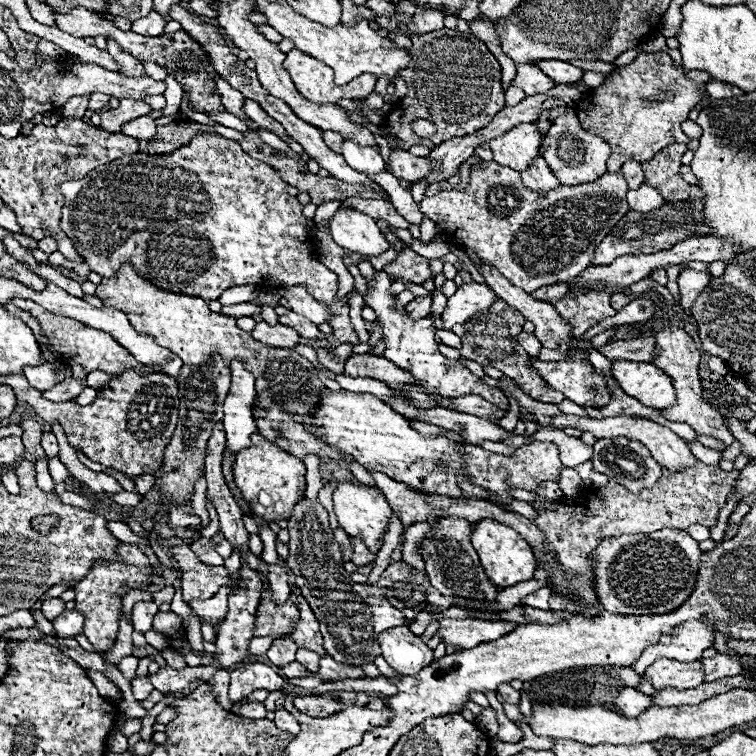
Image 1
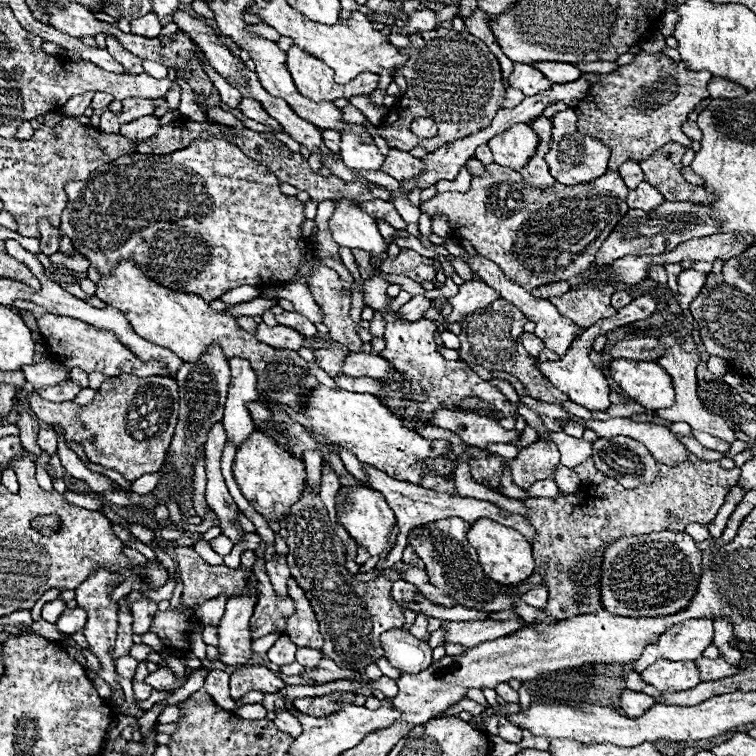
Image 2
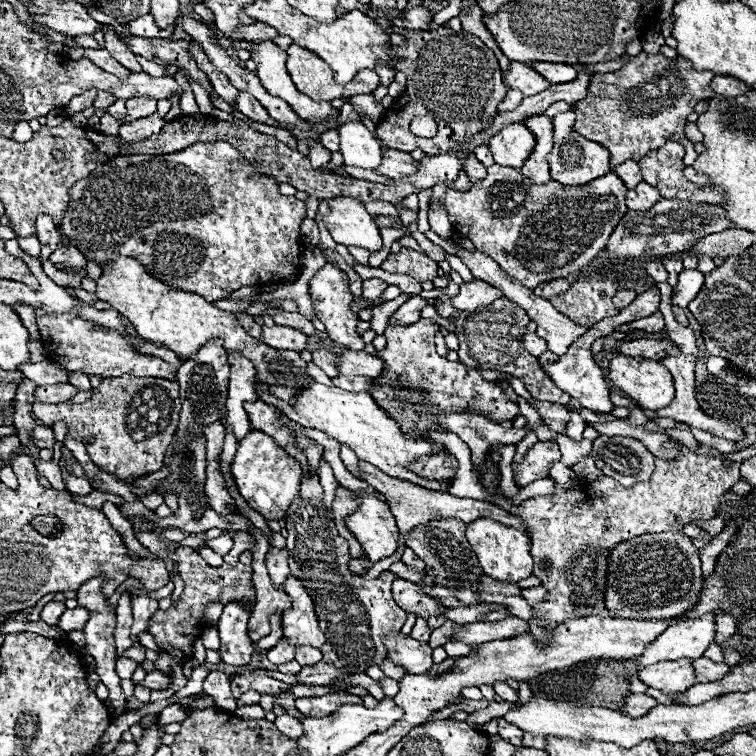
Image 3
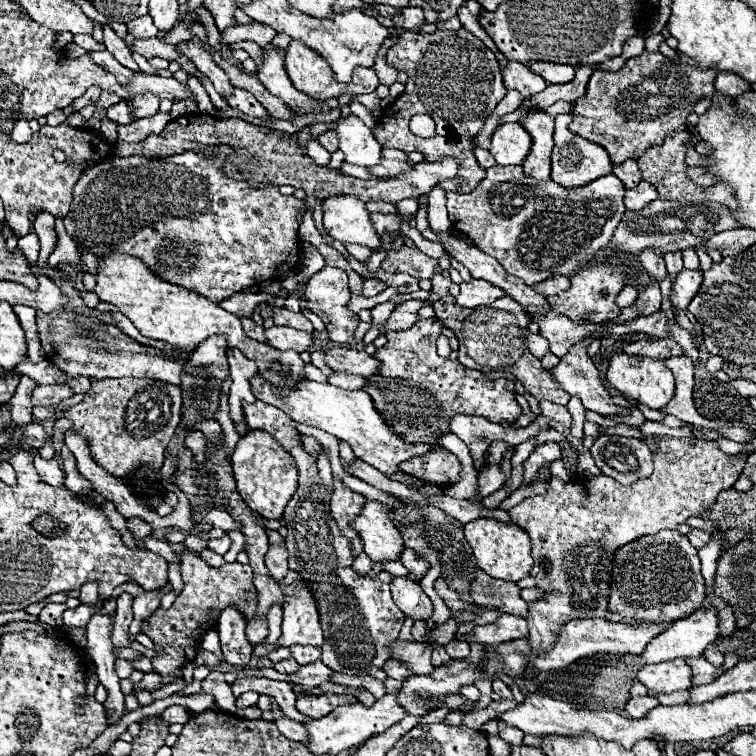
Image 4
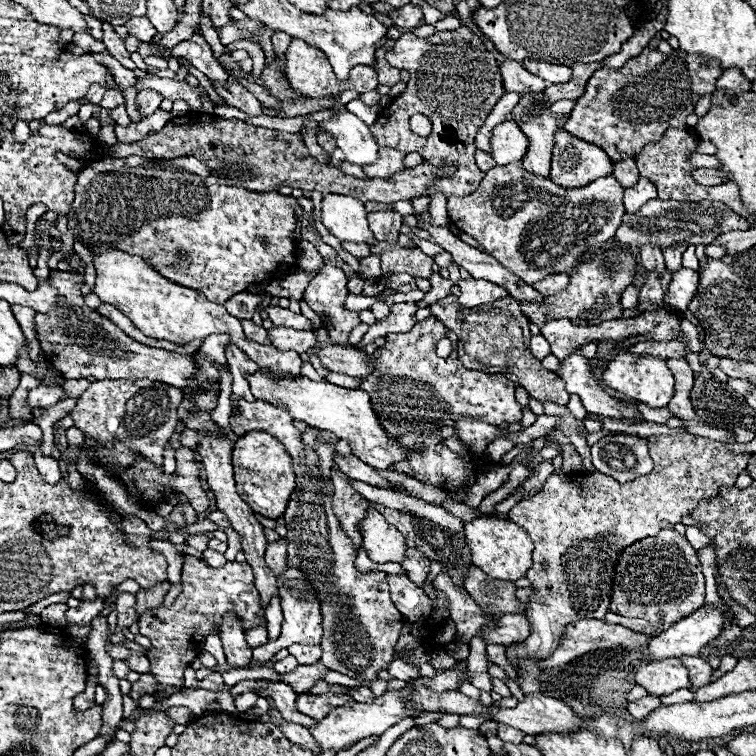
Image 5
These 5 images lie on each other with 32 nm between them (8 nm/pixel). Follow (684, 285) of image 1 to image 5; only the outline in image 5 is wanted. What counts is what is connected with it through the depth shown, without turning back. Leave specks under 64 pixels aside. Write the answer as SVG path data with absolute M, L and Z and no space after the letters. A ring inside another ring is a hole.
M680 268L672 274L672 280L664 292L664 304L668 304L676 312L684 312L696 294L698 288L698 272Z

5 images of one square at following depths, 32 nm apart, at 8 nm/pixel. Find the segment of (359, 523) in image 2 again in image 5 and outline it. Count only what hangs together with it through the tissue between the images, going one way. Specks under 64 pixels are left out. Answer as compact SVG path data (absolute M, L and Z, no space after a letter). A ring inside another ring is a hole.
M372 506L368 508L368 518L360 522L362 526L362 544L370 556L370 560L378 564L386 562L402 562L406 556L406 540L404 536L384 520L380 512Z

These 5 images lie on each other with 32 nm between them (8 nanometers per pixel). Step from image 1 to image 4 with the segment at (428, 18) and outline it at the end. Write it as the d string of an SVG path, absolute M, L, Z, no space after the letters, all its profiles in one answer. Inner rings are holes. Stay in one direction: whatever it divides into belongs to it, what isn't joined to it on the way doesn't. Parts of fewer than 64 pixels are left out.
M406 6L402 8L396 16L392 16L394 24L398 28L406 28L406 30L416 30L424 24L424 12L422 8L414 8L414 6Z

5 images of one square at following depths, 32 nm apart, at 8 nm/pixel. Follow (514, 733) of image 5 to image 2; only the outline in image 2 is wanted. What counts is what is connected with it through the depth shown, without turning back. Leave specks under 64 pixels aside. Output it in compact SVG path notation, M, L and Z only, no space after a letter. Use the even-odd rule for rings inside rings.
M500 716L500 726L498 726L498 736L506 742L512 742L512 744L520 744L522 740L522 728L510 724L504 716Z

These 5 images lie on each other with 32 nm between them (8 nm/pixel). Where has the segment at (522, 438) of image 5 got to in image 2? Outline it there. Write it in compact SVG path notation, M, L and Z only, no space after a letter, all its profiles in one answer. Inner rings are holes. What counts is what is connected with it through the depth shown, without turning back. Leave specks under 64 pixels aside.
M436 412L434 424L458 434L468 446L486 450L488 444L510 444L522 436L520 430L506 430L496 420L474 412Z

